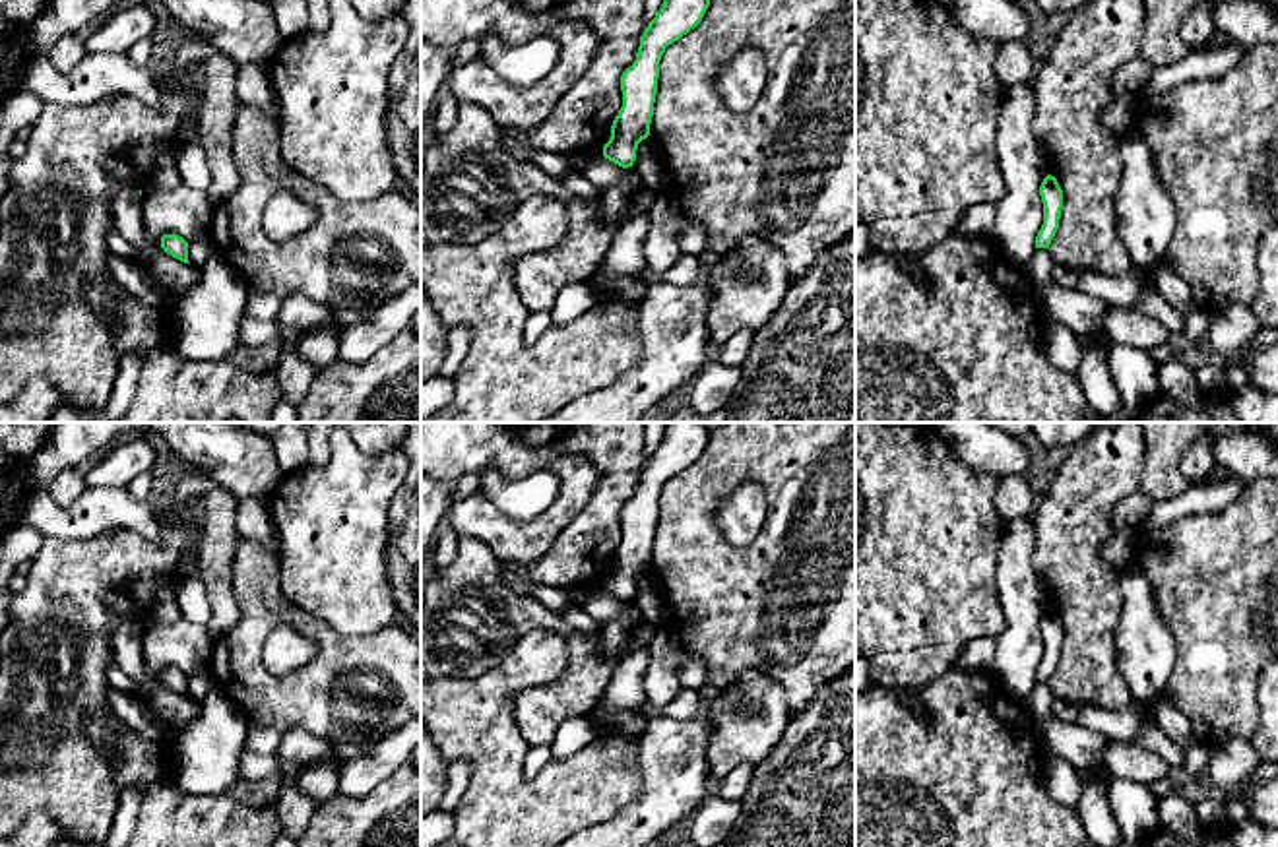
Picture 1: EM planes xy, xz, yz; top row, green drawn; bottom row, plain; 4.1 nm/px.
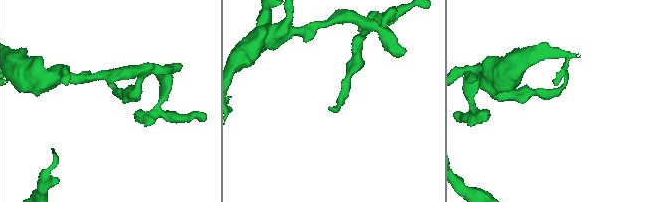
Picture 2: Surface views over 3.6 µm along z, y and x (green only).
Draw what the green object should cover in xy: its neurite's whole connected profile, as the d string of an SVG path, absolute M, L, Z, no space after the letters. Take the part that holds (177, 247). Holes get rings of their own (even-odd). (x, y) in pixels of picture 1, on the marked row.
M163 235L161 236L161 248L171 254L173 258L190 264L188 262L188 242L178 235Z

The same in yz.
M1047 174L1039 186L1043 202L1043 225L1036 236L1036 248L1049 248L1061 219L1063 190L1055 176Z

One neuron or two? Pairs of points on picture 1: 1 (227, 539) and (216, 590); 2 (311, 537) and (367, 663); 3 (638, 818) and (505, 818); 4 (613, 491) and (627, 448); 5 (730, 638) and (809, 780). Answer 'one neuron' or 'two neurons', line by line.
1: one neuron
2: two neurons
3: two neurons
4: one neuron
5: two neurons

